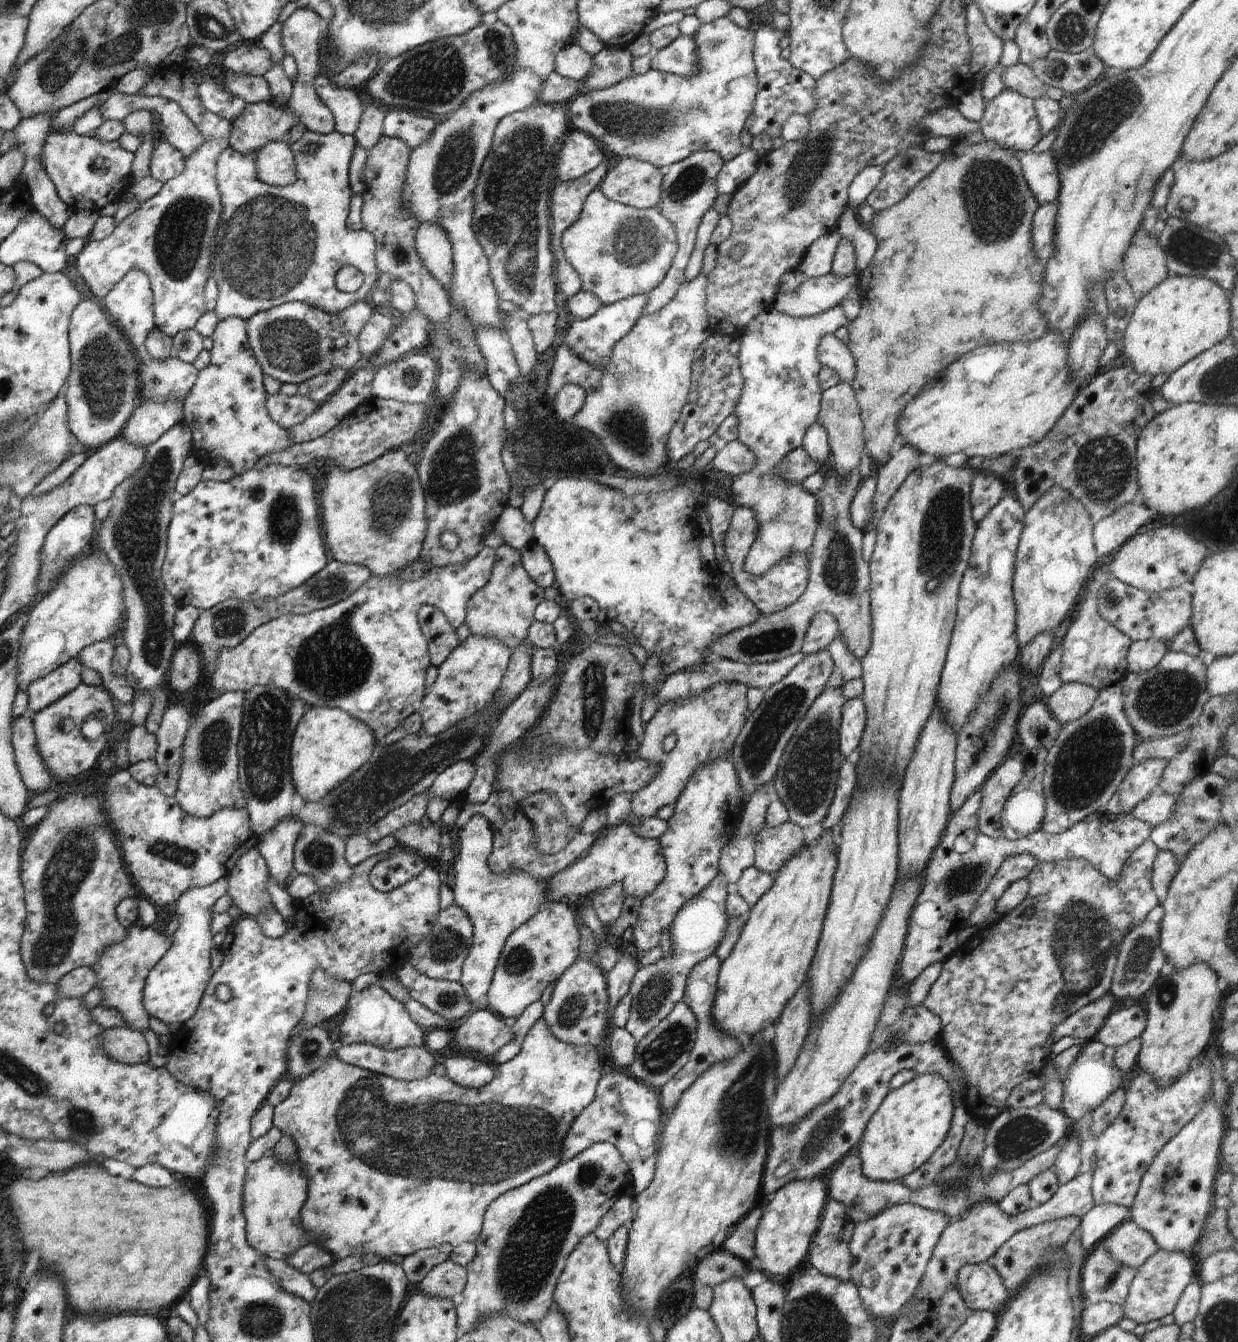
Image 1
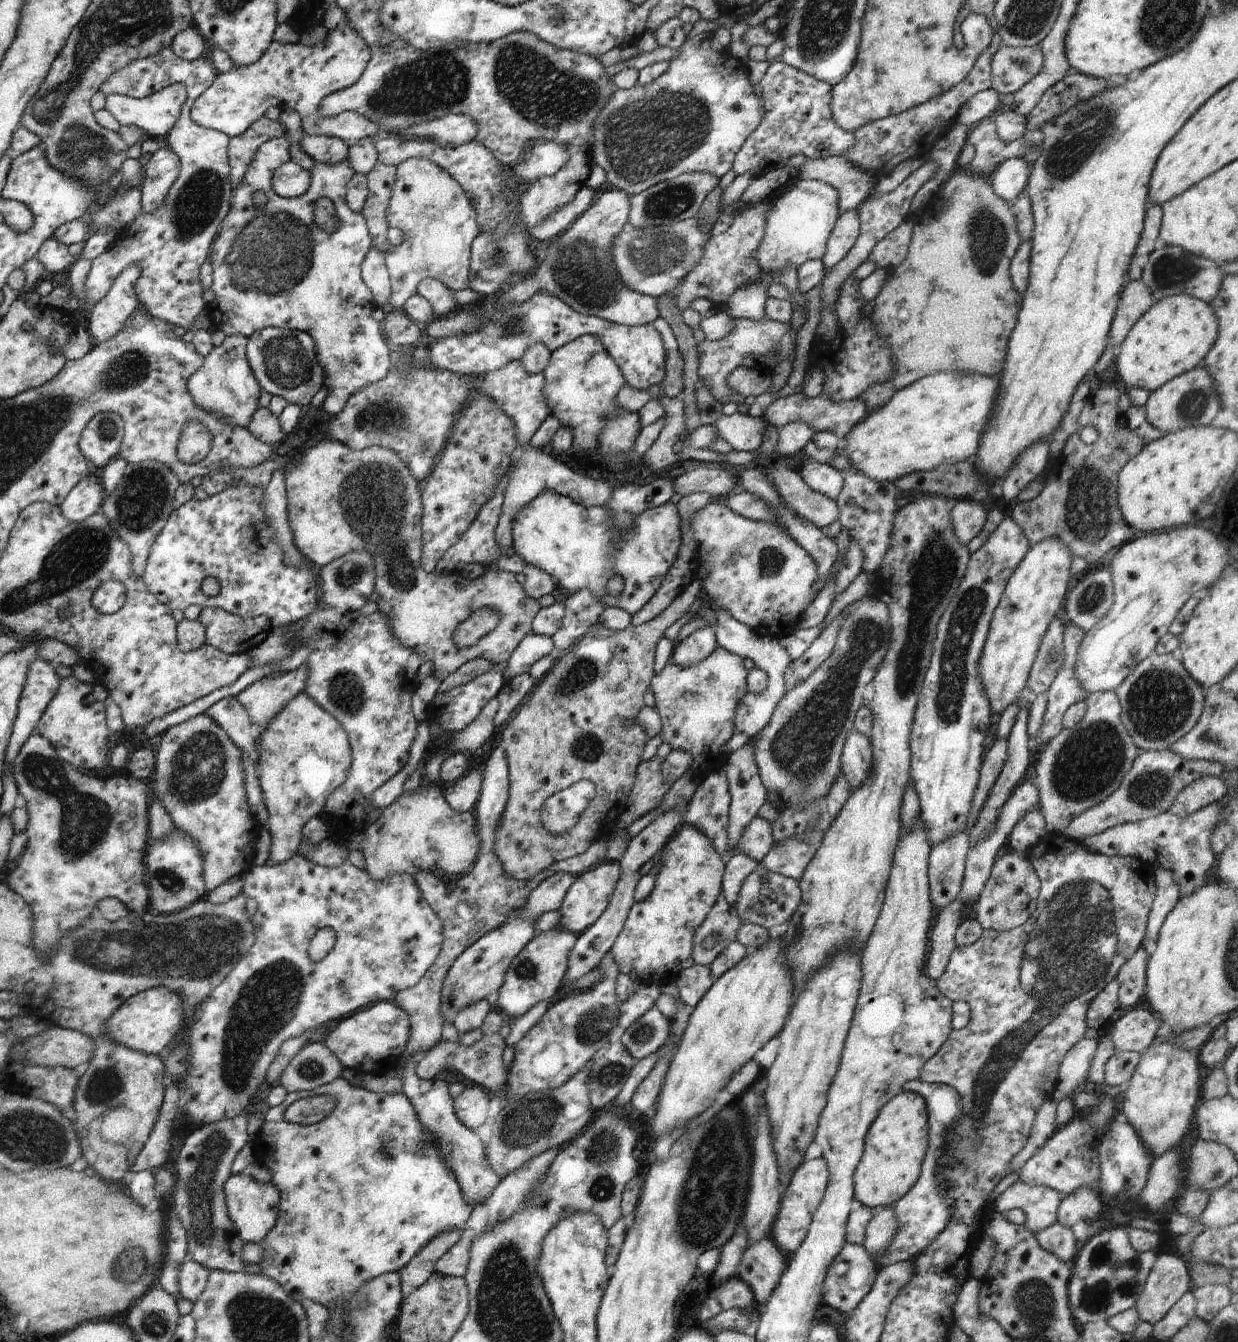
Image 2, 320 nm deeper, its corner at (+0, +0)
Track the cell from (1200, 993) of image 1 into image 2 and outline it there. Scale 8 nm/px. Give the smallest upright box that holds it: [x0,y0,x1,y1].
[1120,1041,1200,1158]

